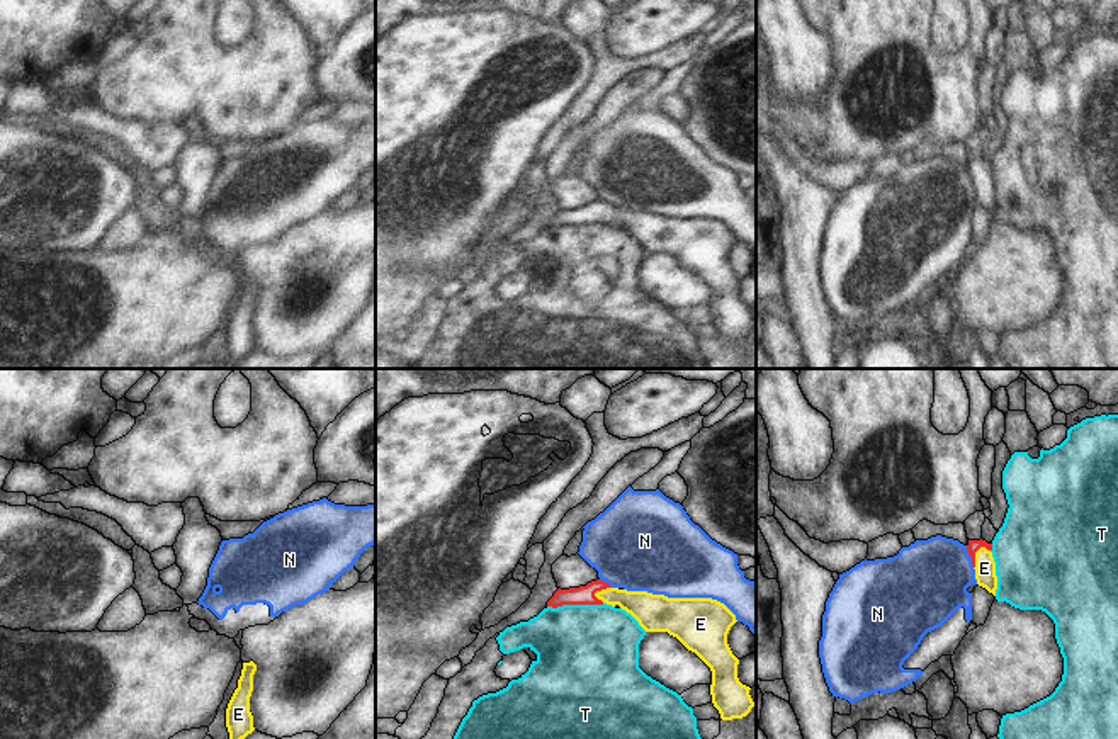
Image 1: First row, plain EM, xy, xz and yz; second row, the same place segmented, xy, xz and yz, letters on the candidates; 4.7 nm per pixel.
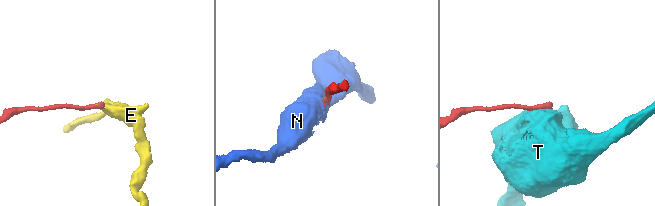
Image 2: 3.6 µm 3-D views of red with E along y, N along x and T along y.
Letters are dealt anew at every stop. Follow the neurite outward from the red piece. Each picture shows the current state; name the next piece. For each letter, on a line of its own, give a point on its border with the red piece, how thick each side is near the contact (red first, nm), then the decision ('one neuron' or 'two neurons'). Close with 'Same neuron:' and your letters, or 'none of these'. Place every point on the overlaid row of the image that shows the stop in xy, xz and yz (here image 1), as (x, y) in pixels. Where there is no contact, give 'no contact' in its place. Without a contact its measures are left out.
E: meets red in yz at (974, 556); 60 nm thick on the red side, 100 nm on the other; one neuron
N: meets red in yz at (971, 556); 60 nm thick on the red side, 380 nm on the other; two neurons
T: meets red in xz at (575, 603); 100 nm thick on the red side, 480 nm on the other; two neurons
Same neuron: E

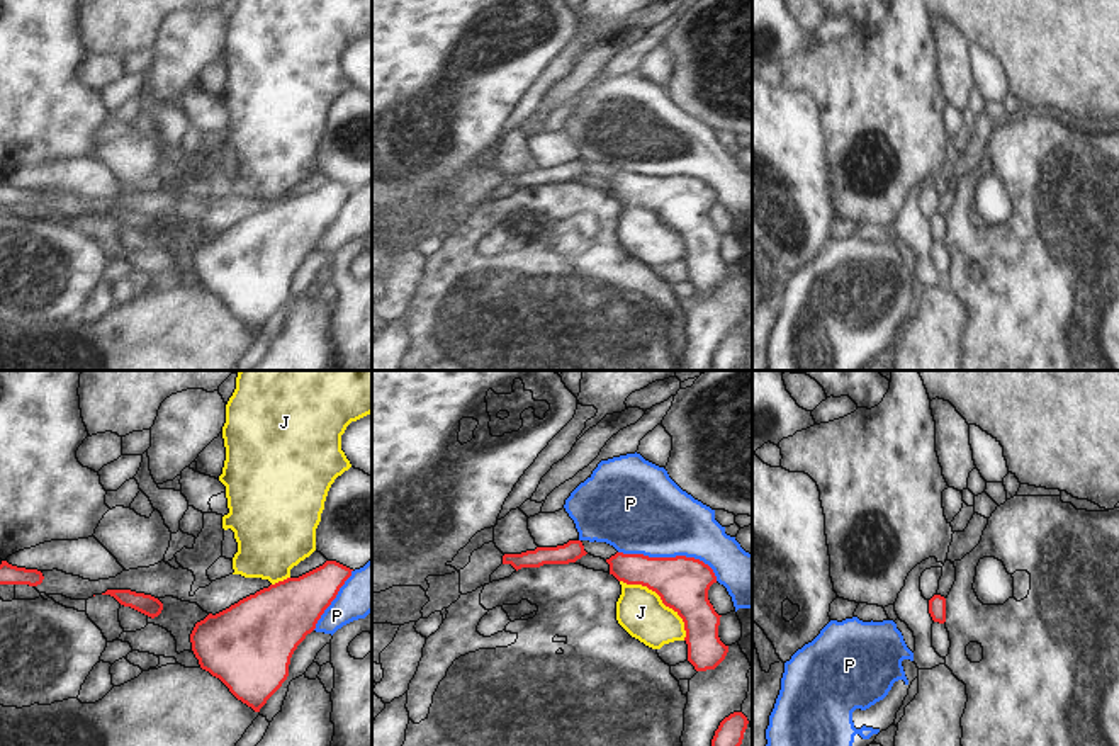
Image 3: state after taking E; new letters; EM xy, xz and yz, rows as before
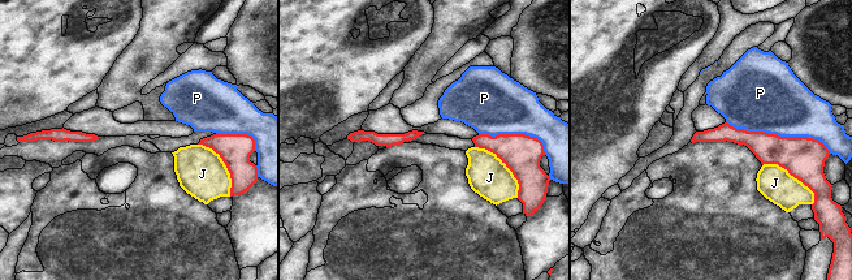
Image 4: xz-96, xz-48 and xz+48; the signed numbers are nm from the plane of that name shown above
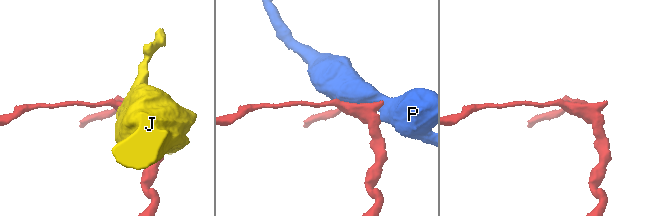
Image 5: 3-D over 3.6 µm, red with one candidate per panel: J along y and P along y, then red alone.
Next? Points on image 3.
J: meets red in xz at (661, 599); 240 nm thick on the red side, 220 nm on the other; two neurons
P: meets red in xz at (671, 558); 240 nm thick on the red side, 400 nm on the other; two neurons
Same neuron: none of these

